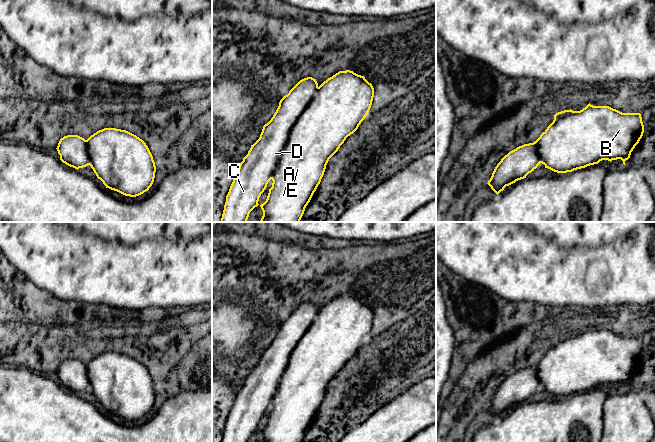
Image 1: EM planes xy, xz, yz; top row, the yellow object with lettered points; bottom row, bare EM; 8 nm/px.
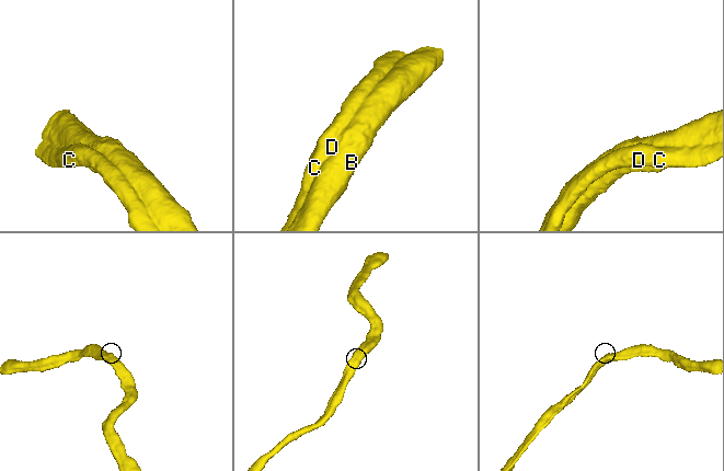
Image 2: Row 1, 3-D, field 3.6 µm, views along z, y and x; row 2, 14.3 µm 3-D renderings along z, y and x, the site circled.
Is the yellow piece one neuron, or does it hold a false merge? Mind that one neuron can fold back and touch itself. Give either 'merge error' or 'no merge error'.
no merge error

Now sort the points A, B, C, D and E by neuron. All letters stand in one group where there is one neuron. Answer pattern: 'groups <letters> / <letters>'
groups A B C D E

